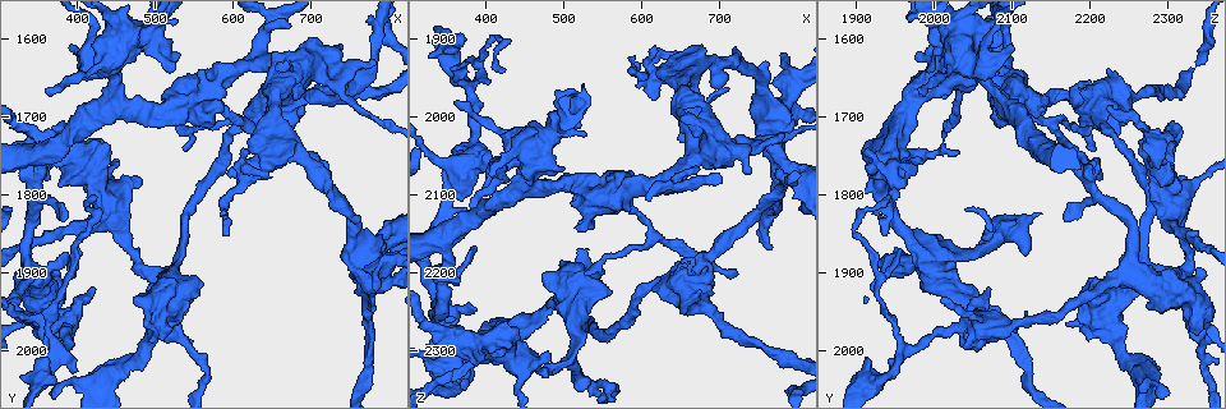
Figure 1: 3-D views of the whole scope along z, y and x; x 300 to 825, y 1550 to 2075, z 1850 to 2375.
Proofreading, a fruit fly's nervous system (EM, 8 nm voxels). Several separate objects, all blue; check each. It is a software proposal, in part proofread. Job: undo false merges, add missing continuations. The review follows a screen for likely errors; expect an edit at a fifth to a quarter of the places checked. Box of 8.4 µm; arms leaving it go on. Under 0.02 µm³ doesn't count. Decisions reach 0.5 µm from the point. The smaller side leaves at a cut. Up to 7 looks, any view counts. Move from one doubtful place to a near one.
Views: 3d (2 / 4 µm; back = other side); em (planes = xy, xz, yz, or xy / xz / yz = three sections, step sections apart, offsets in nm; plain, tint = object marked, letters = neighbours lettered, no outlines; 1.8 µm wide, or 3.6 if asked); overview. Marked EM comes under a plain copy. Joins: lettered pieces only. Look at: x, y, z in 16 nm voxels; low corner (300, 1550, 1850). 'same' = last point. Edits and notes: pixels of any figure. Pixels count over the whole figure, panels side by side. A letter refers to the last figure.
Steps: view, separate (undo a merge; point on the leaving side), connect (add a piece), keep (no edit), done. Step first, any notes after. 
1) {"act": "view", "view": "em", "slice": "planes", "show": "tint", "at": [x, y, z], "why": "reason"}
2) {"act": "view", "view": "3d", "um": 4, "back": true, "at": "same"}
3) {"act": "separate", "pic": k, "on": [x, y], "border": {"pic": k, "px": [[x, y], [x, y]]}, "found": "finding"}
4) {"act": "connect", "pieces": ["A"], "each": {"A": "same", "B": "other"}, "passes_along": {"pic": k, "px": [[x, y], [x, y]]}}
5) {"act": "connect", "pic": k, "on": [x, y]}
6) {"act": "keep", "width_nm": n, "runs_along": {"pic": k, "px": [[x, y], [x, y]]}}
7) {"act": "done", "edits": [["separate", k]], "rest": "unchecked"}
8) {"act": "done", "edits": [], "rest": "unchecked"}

{"act": "view", "view": "em", "um": 3.6, "slice": "xz", "step": 4, "show": "letters", "at": [330, 1885, 2255]}

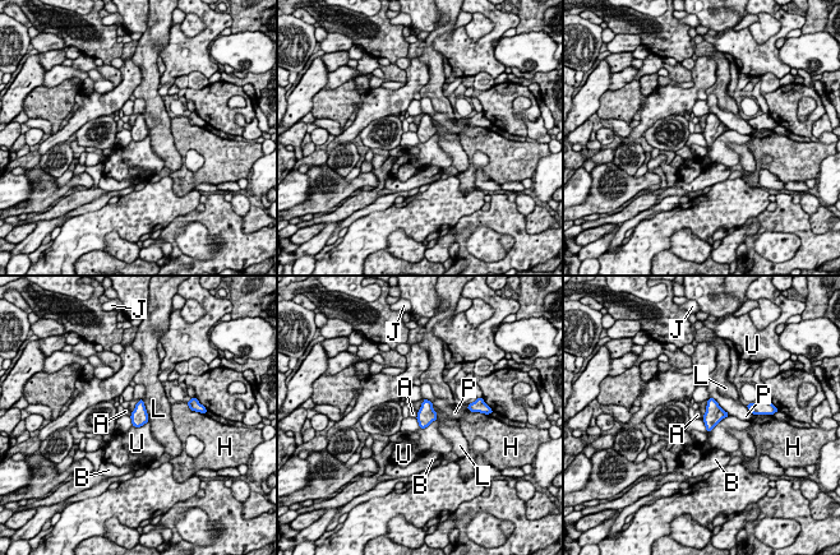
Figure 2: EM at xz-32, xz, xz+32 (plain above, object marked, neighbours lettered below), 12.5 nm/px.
{"act": "keep", "each": {"A": "other", "B": "other", "H": "other", "J": "other", "L": "other", "P": "other", "U": "other"}, "border": {"pic": 2, "px": [[418, 412], [416, 417]]}, "found": "all the same neuron"}

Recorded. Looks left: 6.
{"act": "view", "view": "em", "slice": "planes", "show": "letters", "at": [650, 1730, 1950], "why": "three arms meet"}

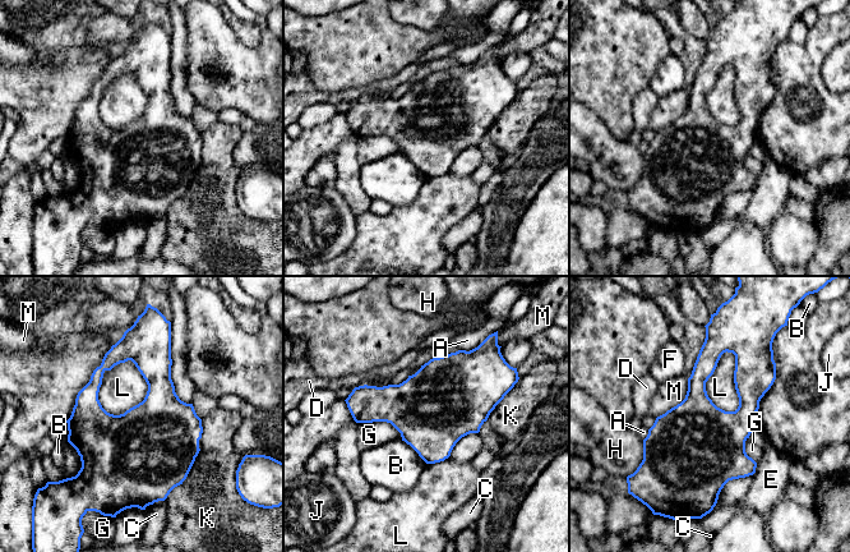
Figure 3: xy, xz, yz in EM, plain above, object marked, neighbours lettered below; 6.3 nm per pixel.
{"act": "keep", "width_nm": 480, "each": {"A": "other", "B": "other", "C": "other", "D": "other", "E": "other", "F": "other", "G": "other", "H": "other", "J": "other", "K": "other", "L": "other", "M": "other"}, "found": "one neuron here"}

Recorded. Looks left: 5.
{"act": "view", "view": "em", "slice": "planes", "show": "letters", "at": [775, 1630, 2020], "why": "free end"}

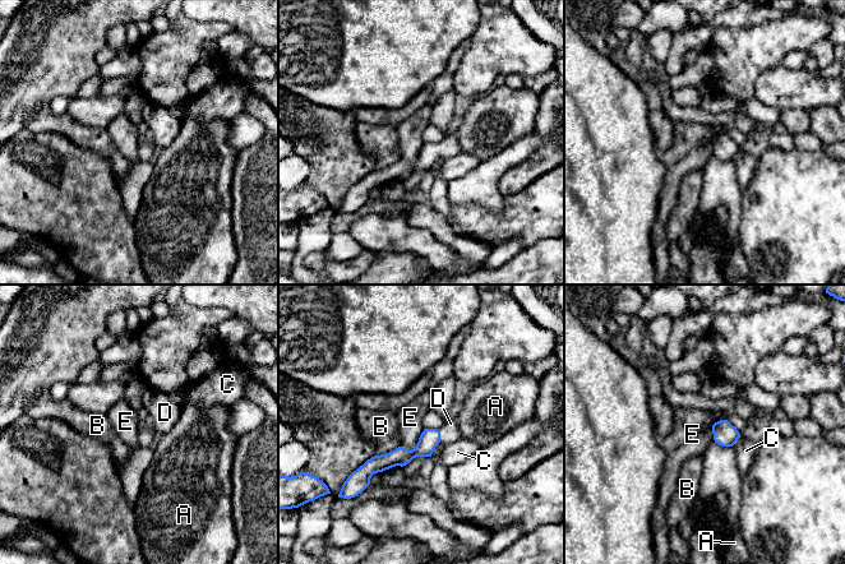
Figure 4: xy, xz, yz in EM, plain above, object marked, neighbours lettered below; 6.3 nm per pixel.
{"act": "connect", "pic": 4, "on": [449, 433], "each": {"A": "other", "B": "other", "C": "other", "D": "same", "E": "other"}, "passes_along": {"pic": 4, "px": [[430, 438], [439, 435], [449, 433]]}, "found": "the neuron continues"}

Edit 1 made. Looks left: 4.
{"act": "done", "edits": [["connect", 4]], "rest": "unchecked"}

